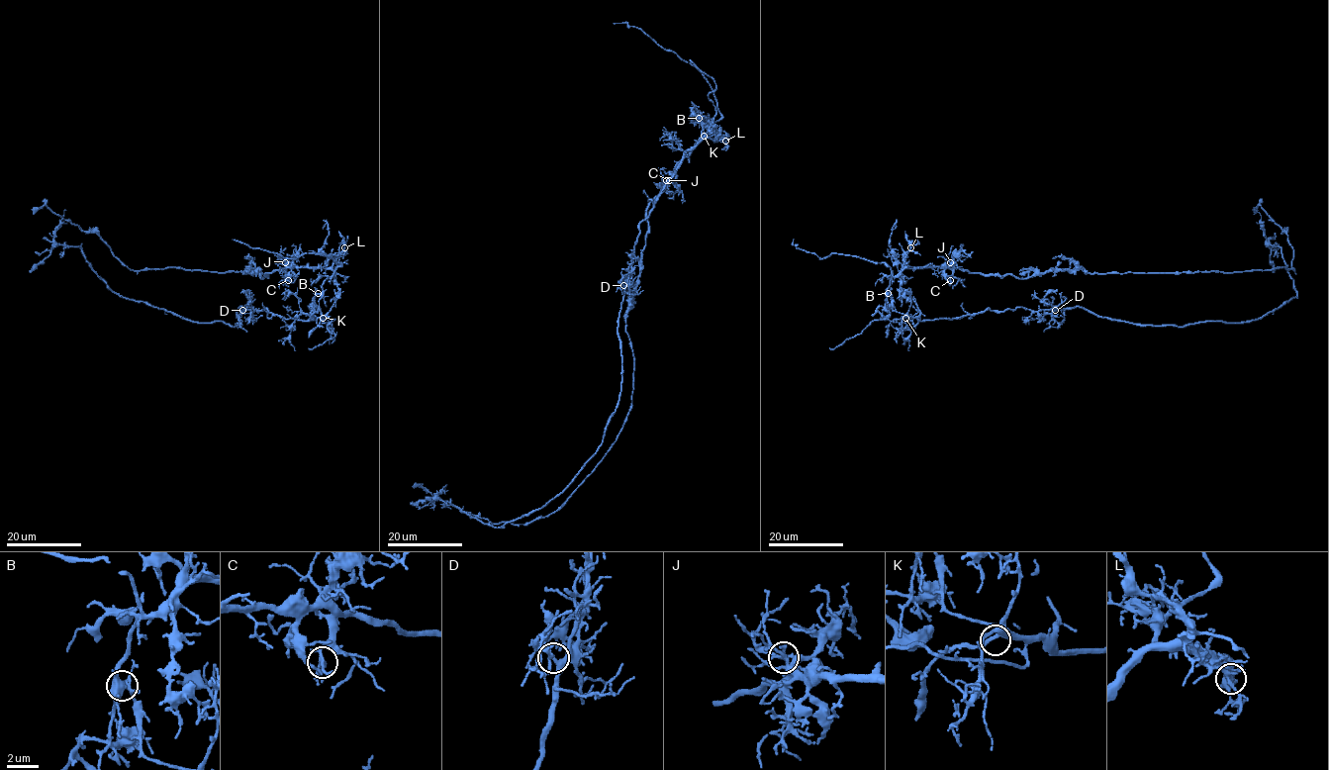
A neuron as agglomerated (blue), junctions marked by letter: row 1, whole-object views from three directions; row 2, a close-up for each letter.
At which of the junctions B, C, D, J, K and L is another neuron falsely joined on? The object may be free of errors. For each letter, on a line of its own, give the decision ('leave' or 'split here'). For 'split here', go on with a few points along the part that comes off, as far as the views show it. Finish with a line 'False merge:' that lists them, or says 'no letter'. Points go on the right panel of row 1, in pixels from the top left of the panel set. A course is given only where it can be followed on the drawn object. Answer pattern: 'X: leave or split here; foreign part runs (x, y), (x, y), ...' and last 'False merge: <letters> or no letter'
B: split here; foreign part runs (888, 293), (895, 311), (920, 321), (1074, 306), (1132, 324), (1248, 323), (1297, 294), (1254, 209)
C: leave
D: leave
J: leave
K: leave
L: leave
False merge: B

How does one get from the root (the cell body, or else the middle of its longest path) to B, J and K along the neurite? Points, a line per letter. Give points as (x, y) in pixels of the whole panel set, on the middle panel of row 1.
B: (717, 136), (720, 130), (715, 131), (704, 118), (699, 118)
J: (717, 136), (720, 130), (707, 134), (666, 180)
K: (717, 136), (715, 141), (704, 136)

